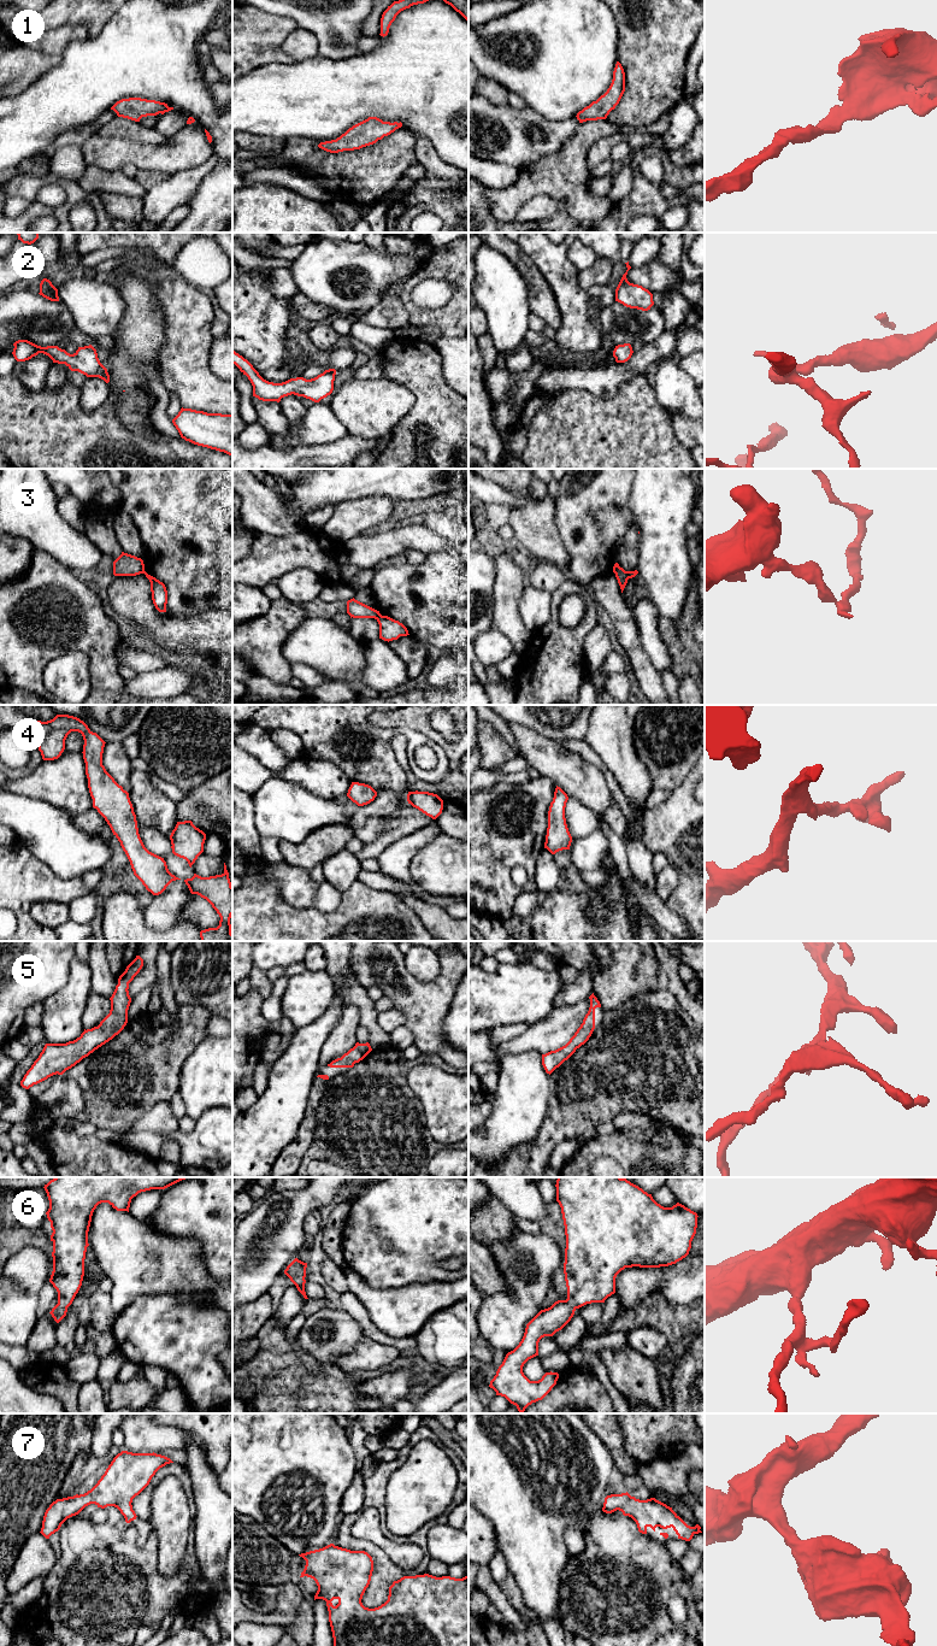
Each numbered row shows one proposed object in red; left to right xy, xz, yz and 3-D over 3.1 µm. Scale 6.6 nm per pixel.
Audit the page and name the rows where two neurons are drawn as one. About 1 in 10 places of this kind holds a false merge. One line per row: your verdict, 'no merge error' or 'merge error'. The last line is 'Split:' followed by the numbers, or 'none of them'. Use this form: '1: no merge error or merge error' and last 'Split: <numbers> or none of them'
1: no merge error
2: no merge error
3: merge error
4: no merge error
5: no merge error
6: no merge error
7: no merge error
Split: 3

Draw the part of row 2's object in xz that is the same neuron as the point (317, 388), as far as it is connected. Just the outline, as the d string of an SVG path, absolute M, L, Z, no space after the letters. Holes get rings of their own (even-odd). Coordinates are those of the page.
M232 351L232 364L248 377L253 386L253 396L263 401L277 401L288 395L297 395L319 402L334 390L336 370L329 369L314 378L290 378L282 383L264 380L253 365L242 355Z

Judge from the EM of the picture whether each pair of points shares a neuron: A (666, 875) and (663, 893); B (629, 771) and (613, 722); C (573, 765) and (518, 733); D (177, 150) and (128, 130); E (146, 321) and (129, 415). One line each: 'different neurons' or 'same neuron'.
A: same neuron
B: same neuron
C: same neuron
D: different neurons
E: same neuron

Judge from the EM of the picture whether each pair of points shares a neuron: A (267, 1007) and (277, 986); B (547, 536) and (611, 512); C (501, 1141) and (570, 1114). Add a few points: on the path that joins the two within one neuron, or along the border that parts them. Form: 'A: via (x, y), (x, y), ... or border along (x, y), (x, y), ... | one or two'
A: via (272, 1003), (277, 991) | one
B: border along (553, 504), (553, 522), (567, 558) | two
C: border along (549, 1097), (541, 1130), (530, 1142), (523, 1145) | two

